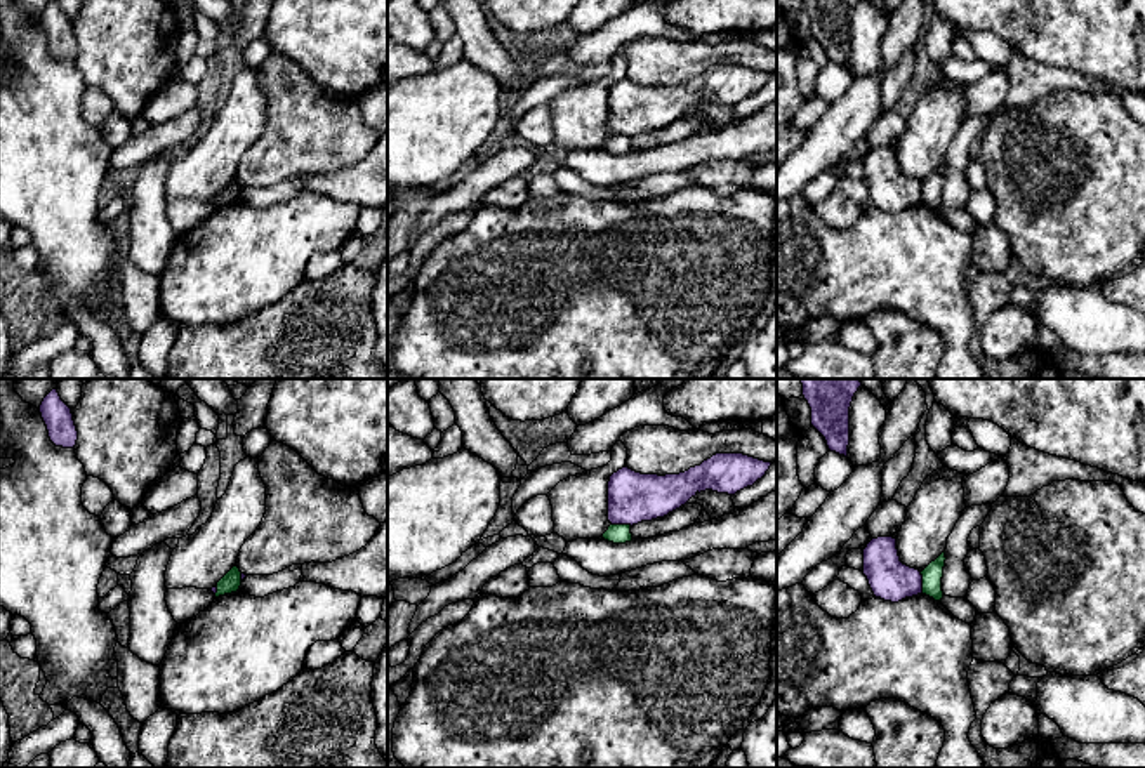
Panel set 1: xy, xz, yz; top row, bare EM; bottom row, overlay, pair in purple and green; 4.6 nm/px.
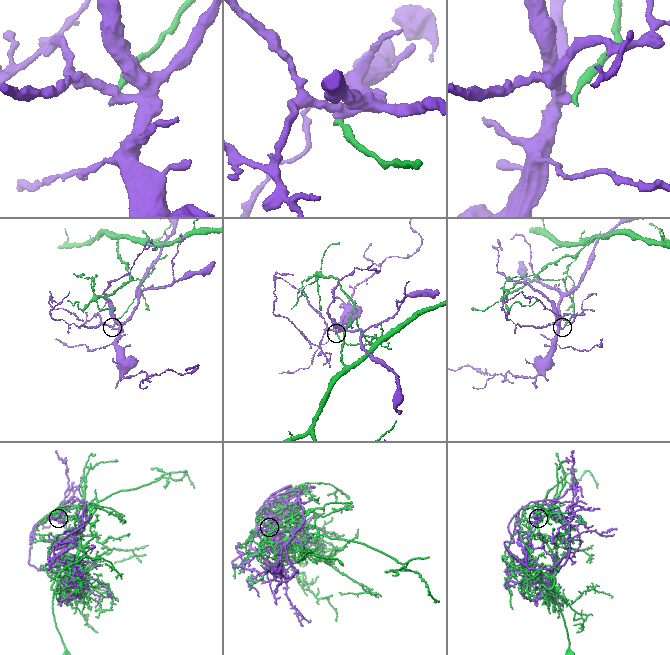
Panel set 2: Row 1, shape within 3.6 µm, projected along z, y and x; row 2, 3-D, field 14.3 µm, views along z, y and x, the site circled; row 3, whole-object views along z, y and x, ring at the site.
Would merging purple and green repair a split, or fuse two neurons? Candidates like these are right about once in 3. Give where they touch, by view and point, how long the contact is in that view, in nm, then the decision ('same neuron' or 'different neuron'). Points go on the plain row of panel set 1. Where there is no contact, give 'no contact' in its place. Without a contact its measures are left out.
meets purple in yz at (921, 193); contact 100 nm long; different neuron

